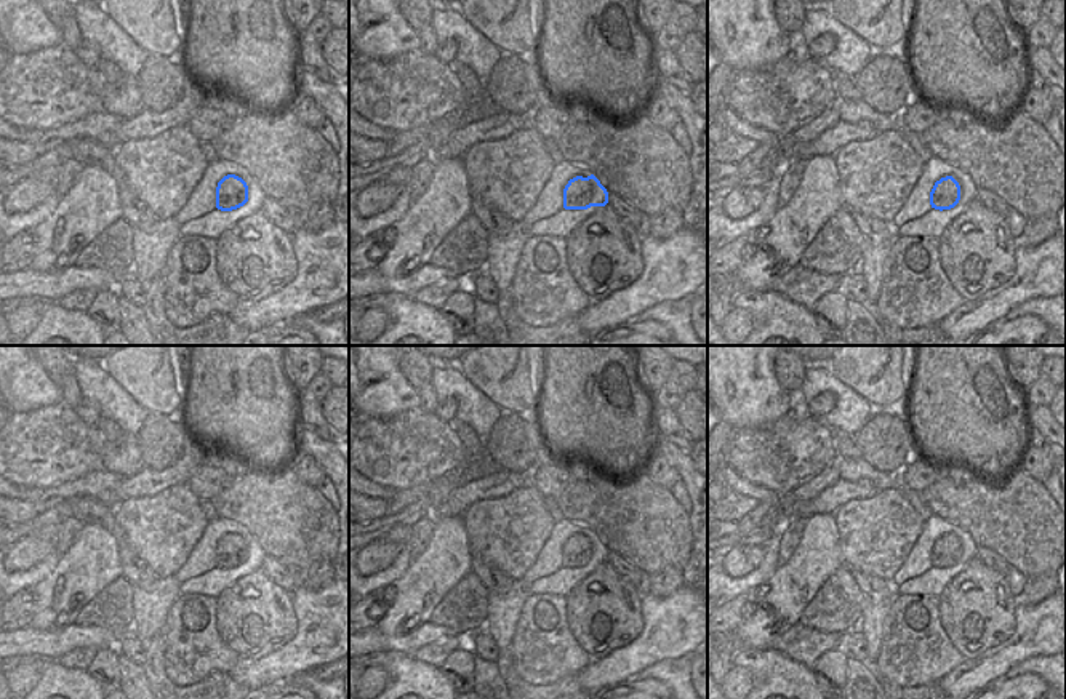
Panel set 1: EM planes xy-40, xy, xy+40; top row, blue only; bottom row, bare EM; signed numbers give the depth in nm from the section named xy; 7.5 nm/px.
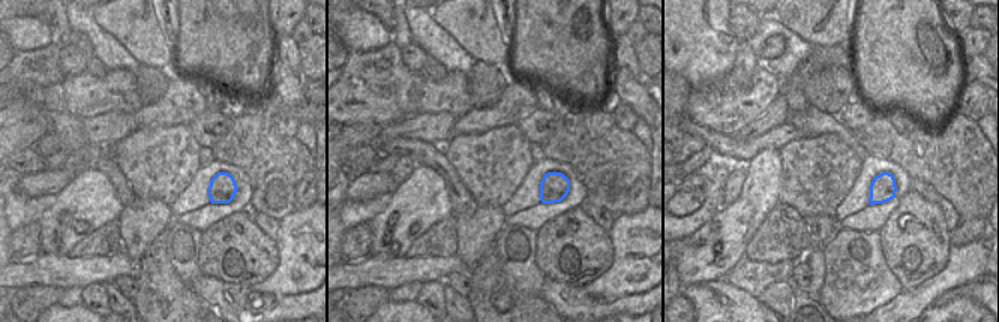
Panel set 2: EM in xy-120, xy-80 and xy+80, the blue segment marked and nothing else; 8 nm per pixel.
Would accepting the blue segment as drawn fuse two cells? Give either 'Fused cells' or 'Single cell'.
Single cell

